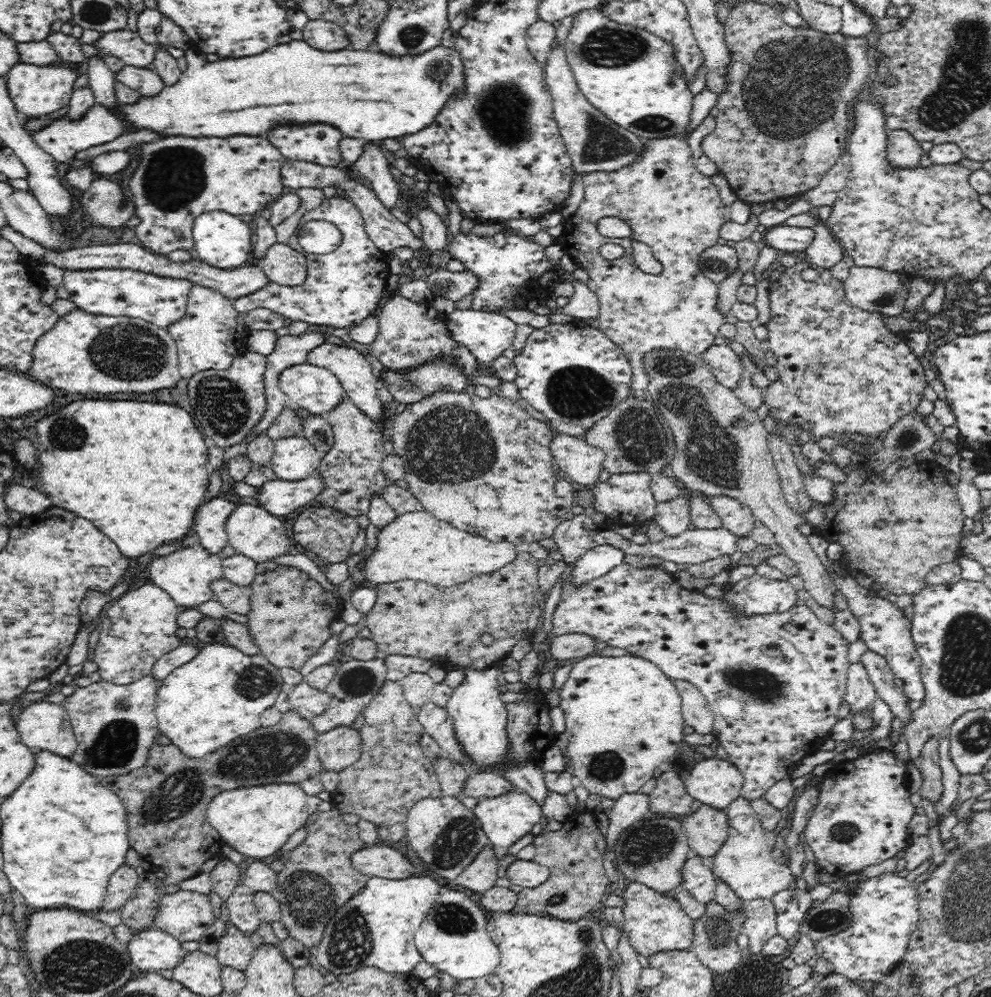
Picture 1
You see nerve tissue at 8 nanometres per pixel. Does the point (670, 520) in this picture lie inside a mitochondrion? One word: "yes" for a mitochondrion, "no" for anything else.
no

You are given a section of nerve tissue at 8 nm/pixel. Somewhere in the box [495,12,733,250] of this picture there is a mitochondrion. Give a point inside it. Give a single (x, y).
(609, 47)

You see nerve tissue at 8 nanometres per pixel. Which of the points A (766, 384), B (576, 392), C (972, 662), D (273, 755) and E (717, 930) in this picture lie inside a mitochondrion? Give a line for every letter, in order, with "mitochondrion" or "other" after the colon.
A: other
B: mitochondrion
C: mitochondrion
D: mitochondrion
E: mitochondrion

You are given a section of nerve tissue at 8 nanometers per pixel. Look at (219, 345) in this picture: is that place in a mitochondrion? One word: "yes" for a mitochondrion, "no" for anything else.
no

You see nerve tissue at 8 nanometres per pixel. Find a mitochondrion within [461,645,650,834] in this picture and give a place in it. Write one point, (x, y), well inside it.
(608, 765)

